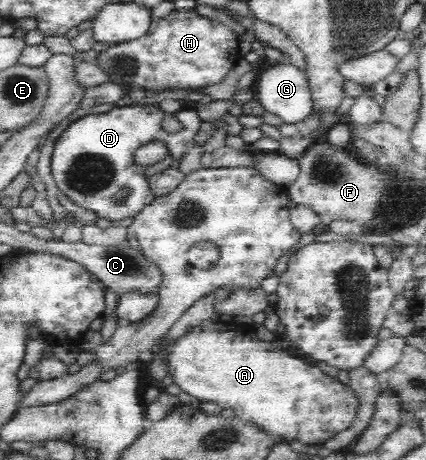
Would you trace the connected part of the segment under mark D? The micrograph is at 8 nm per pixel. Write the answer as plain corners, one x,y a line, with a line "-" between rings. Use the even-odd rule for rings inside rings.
127,105
114,107
108,112
101,112
96,115
85,115
80,119
72,120
70,125
56,138
51,154
51,174
58,190
68,196
75,204
91,210
99,219
110,221
123,220
123,218
134,217
147,203
151,202
155,195
151,190
149,178
161,172
171,165
172,161
181,160
183,156
192,148
197,130
203,120
195,110
181,110
174,113
175,118
183,125
183,130
177,133
169,133
161,127
161,122
167,114
158,105
-
153,140
161,140
167,146
167,154
161,161
147,166
141,166
134,162
133,153
139,146

